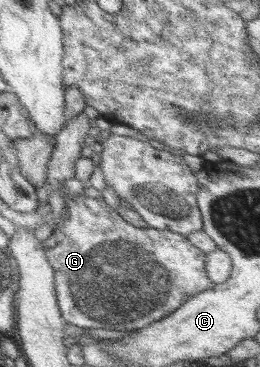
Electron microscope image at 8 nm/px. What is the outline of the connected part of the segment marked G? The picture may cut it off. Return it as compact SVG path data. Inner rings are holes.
M75 196L65 201L65 214L58 229L42 242L43 253L54 274L54 292L62 319L85 329L89 340L114 340L159 321L192 295L214 286L205 277L205 254L193 247L186 236L155 228L139 229L127 223L103 200Z

